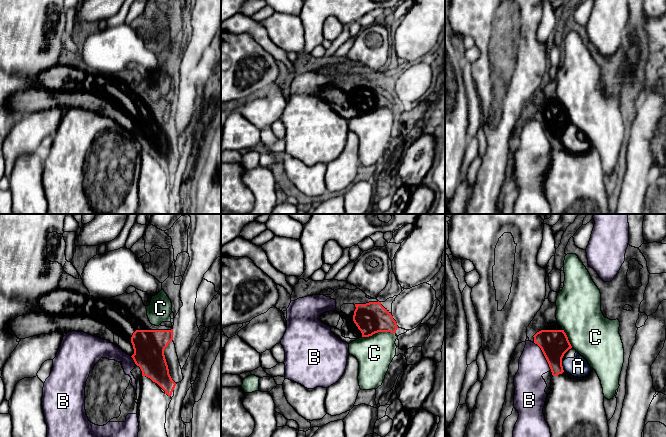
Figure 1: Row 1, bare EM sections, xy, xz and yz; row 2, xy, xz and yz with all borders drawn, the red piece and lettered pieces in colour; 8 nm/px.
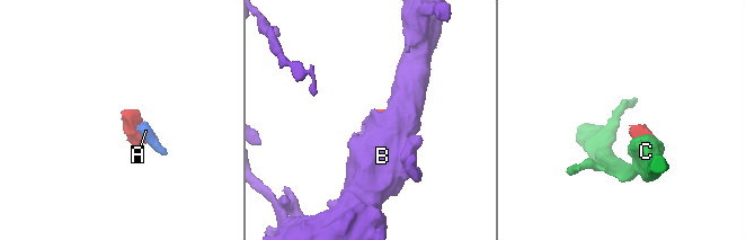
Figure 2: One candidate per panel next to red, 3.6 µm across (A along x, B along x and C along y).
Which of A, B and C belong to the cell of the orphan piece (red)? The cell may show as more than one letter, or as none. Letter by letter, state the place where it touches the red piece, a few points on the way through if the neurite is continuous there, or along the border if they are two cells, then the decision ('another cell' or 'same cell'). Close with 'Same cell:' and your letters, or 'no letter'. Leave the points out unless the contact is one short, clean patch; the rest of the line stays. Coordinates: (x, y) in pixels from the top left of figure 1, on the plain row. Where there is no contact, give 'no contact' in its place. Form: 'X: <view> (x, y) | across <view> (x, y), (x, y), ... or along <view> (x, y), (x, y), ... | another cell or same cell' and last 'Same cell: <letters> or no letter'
A: yz (562, 142) | along yz (561, 140), (563, 143) | another cell
B: yz (544, 131) | along yz (534, 118), (540, 124), (551, 146) | another cell
C: xz (378, 107) | along xz (395, 108), (375, 108), (362, 113) | another cell
Same cell: no letter

